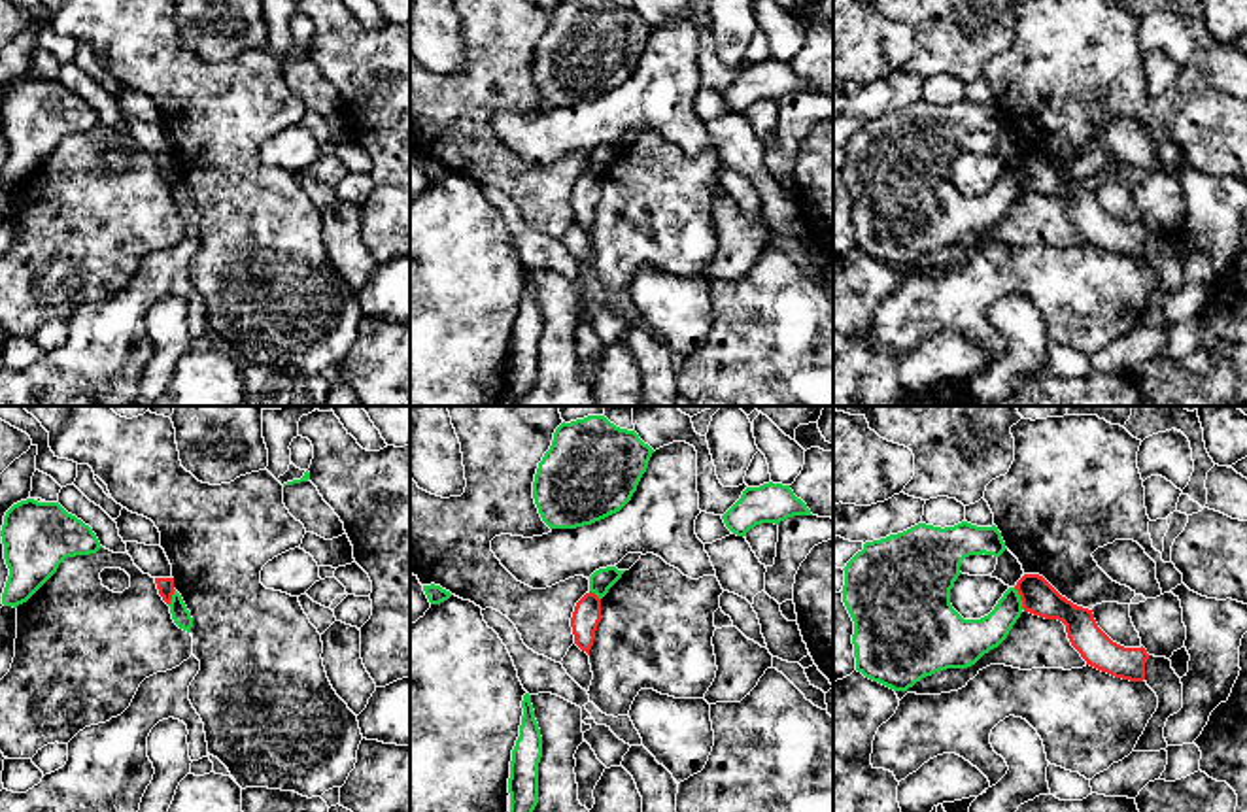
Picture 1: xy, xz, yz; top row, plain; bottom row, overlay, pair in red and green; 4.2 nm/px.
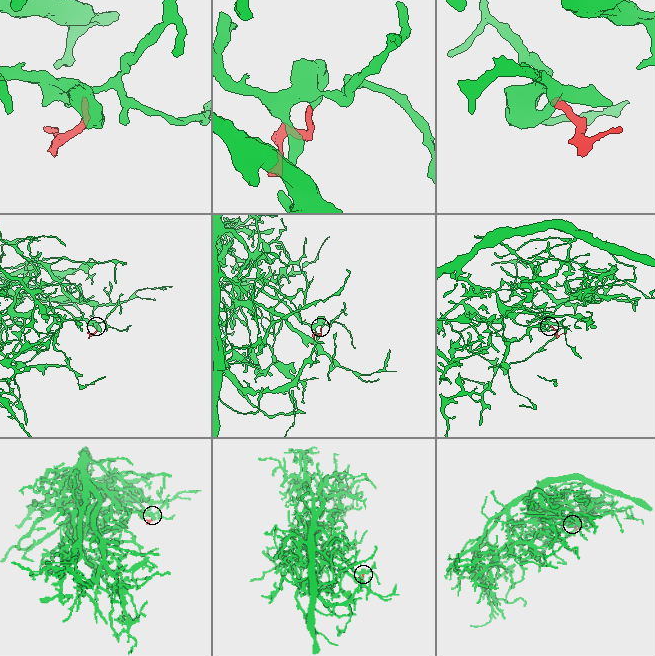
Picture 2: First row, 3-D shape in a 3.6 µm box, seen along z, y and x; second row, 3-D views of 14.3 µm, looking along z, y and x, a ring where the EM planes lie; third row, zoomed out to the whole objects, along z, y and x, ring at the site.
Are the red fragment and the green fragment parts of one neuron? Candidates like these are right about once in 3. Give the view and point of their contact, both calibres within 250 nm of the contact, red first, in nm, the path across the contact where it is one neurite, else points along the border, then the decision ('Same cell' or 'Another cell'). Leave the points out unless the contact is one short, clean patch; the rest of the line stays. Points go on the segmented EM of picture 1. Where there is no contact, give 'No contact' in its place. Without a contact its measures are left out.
Touches red at yz (1021, 599). Thickness 150 nm (red) against 160 nm. Boundary: yz (1013, 588), (1024, 608). Another cell

